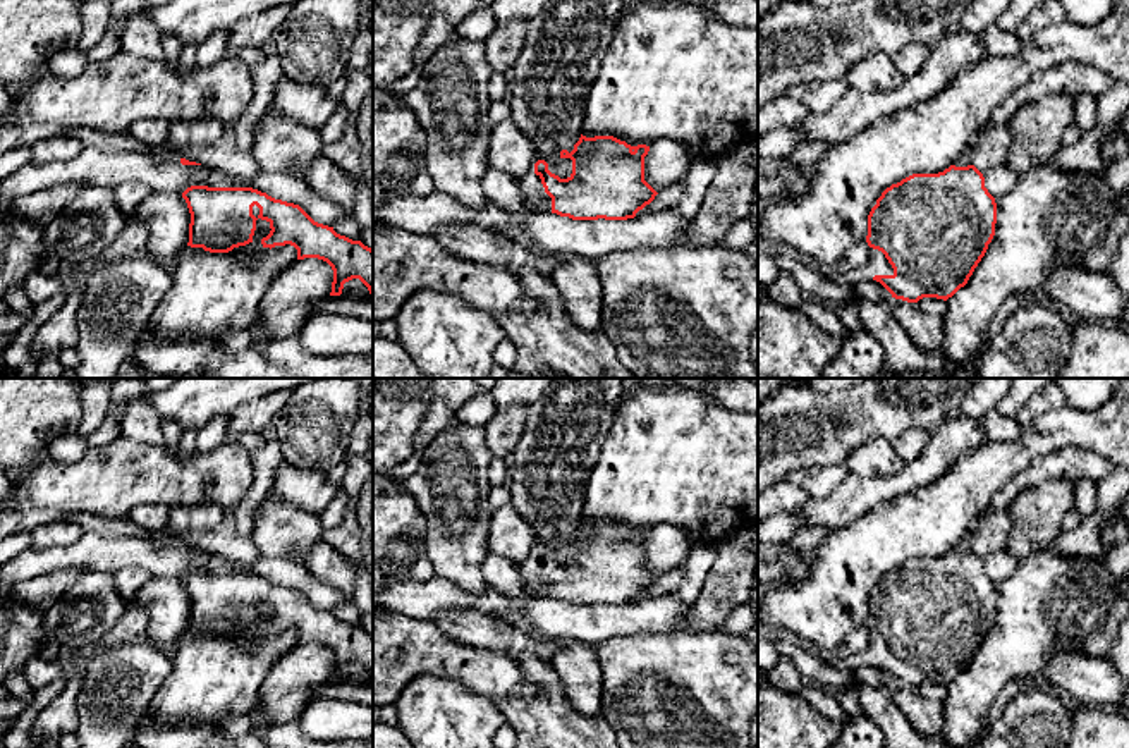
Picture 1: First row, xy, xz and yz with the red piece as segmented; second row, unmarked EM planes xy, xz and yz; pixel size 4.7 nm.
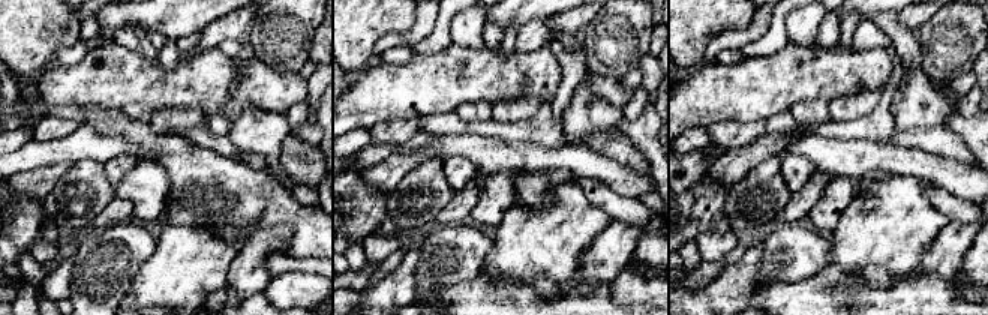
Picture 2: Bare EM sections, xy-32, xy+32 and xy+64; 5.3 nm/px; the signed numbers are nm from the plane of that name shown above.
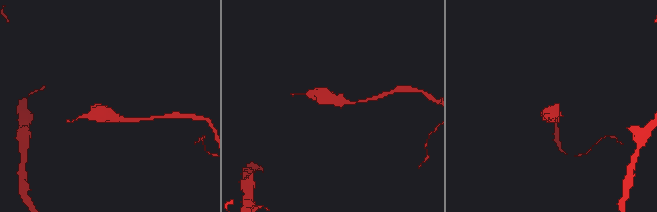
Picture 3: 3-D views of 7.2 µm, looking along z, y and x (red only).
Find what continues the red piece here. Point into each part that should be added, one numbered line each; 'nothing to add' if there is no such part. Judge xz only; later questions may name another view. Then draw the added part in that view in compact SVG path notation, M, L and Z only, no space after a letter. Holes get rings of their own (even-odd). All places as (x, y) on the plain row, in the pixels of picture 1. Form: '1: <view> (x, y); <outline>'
1: xz (533, 578); M540 543L534 545L534 549L538 547ZM534 549L529 552L528 559L522 562L522 566L519 567L519 574L521 574L521 581L524 585L524 588L531 593L531 597L552 597L552 583L545 578L545 573L541 569L541 564L540 561L534 559Z

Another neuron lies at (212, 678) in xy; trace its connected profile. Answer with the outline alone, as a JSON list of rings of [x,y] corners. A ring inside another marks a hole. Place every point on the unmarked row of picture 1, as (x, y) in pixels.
[[[258,604],[258,628],[229,638],[186,631],[177,641],[172,671],[146,712],[155,724],[222,729],[227,717],[254,715],[263,681],[297,647],[297,635],[290,629],[258,635],[270,616],[270,607]]]

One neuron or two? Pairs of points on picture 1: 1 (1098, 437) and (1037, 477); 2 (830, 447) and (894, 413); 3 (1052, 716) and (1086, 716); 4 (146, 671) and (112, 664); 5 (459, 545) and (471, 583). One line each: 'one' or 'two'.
1: two
2: one
3: two
4: one
5: one

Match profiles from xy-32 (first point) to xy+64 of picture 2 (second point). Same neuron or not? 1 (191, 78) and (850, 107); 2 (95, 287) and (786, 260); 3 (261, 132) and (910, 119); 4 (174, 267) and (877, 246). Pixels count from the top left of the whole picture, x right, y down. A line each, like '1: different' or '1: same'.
1: different
2: same
3: same
4: same

